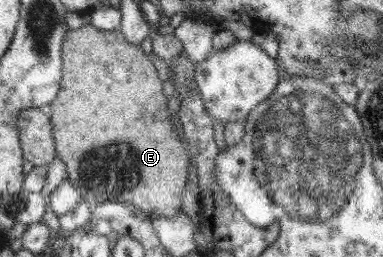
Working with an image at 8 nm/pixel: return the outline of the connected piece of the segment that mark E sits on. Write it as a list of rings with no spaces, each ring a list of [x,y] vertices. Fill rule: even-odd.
[[[85,22],[80,28],[69,29],[66,33],[66,38],[62,45],[62,68],[61,91],[49,104],[47,112],[53,128],[52,136],[56,145],[56,155],[67,166],[68,180],[77,189],[81,198],[91,202],[93,205],[98,203],[121,203],[121,205],[135,206],[146,212],[154,221],[161,218],[175,218],[179,213],[182,213],[181,195],[185,190],[185,183],[187,183],[187,168],[189,167],[190,156],[187,149],[185,149],[185,144],[177,136],[175,124],[171,120],[167,108],[168,99],[163,94],[162,81],[157,76],[157,70],[153,66],[151,57],[146,55],[139,45],[129,43],[119,29],[101,31],[94,25]]]

